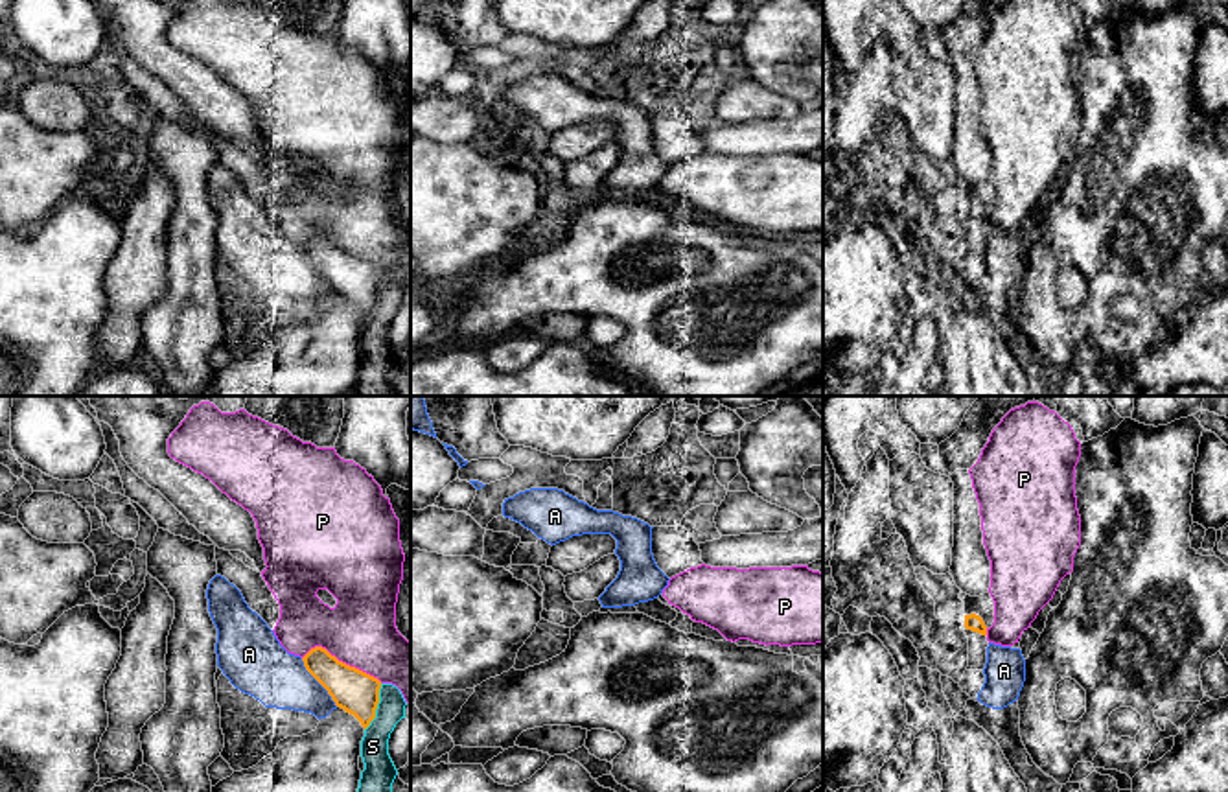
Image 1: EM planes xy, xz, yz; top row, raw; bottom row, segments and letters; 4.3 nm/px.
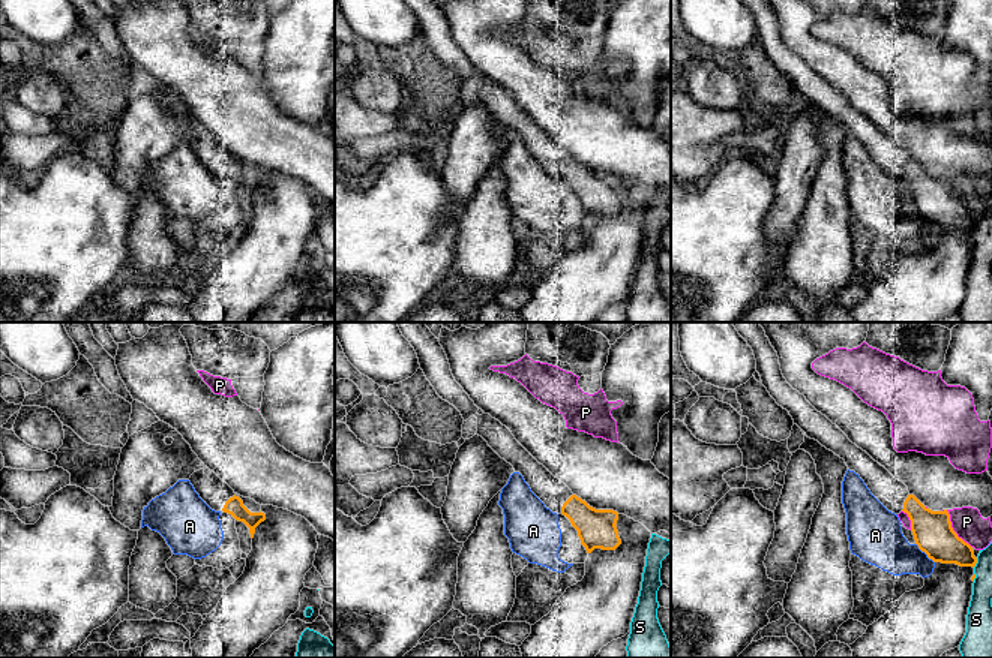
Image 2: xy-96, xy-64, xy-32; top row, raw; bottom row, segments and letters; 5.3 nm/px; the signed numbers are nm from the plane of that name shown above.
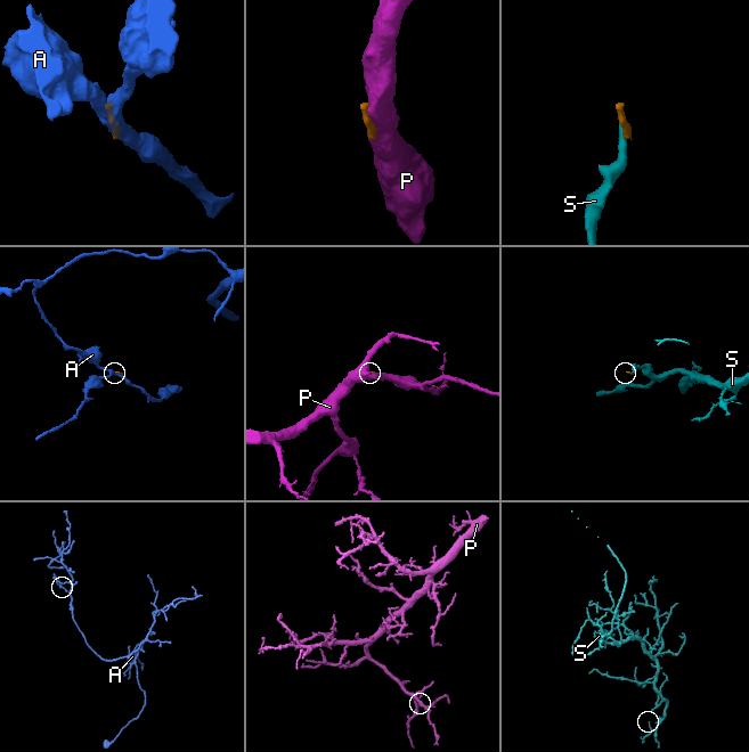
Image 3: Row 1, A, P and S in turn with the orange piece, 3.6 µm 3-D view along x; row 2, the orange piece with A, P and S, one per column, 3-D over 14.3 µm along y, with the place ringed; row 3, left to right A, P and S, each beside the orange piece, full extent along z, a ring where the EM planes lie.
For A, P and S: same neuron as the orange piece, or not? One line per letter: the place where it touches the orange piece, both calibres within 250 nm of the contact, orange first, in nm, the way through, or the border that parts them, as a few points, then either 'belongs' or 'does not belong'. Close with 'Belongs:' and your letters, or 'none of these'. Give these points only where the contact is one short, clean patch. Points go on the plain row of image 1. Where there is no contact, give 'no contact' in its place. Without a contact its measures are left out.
A: xy (317, 267) | 190/260 nm | along xy (301, 245), (306, 258), (337, 293) | does not belong
P: xy (341, 249) | 190/300 nm | does not belong
S: xy (376, 295) | 190/130 nm | along xy (382, 271), (376, 304), (365, 317) | does not belong
Belongs: none of these

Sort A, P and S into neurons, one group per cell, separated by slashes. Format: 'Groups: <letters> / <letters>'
Groups: A / P / S

